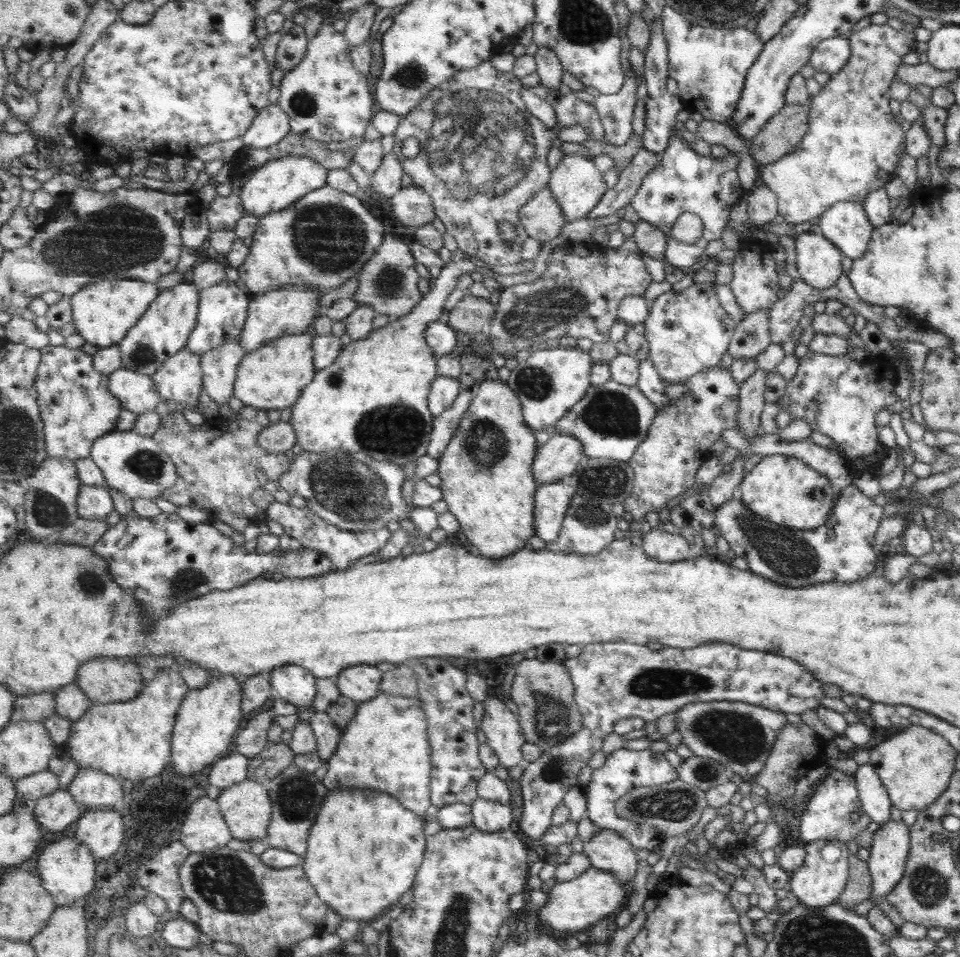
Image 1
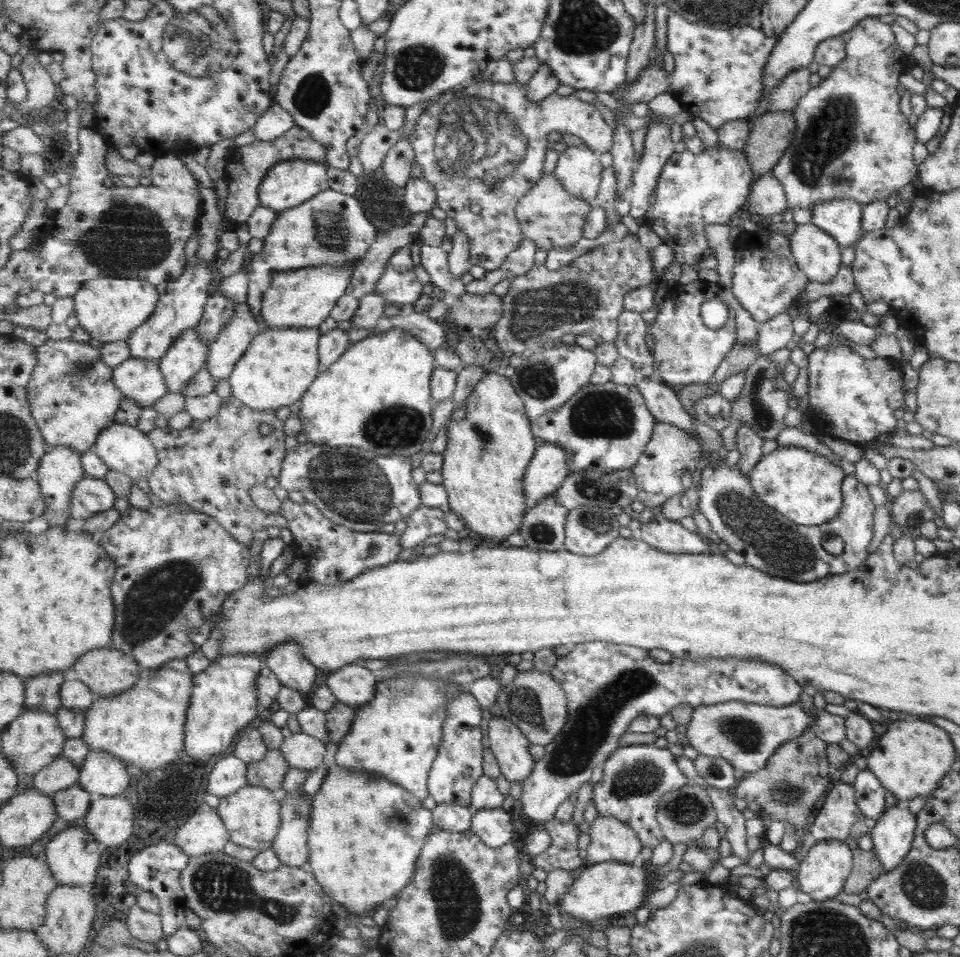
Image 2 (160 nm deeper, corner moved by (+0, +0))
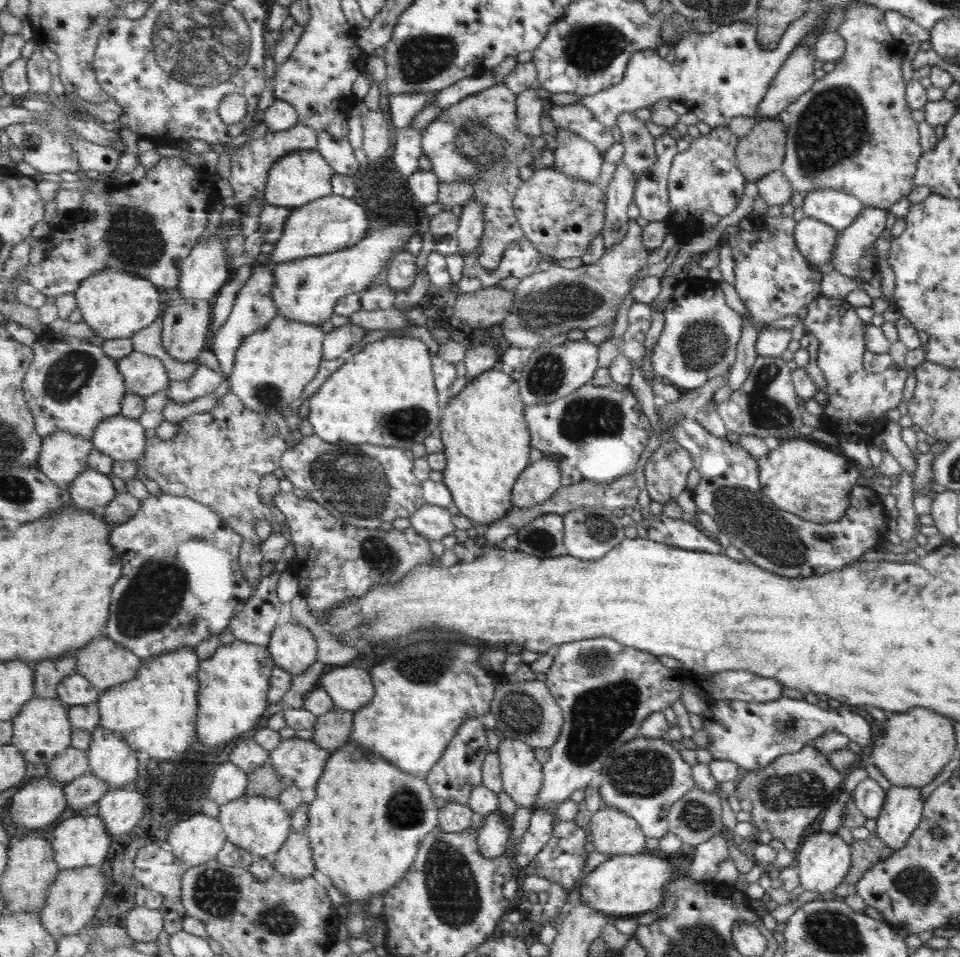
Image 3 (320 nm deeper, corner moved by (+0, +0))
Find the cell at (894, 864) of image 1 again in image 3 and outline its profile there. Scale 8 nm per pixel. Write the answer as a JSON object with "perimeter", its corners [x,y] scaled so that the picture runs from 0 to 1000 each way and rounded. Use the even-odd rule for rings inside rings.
{"perimeter":[[[928,821],[922,829],[922,835],[915,854],[911,856],[913,875],[922,881],[927,890],[934,890],[950,867],[955,865],[959,855],[961,837],[955,823],[934,823]]]}

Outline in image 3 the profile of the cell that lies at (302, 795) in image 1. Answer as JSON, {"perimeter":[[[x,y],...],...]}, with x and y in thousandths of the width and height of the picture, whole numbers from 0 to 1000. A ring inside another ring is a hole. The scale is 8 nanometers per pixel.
{"perimeter":[[[320,864],[313,868],[304,866],[296,886],[283,897],[288,910],[301,920],[316,920],[329,909],[320,871]]]}

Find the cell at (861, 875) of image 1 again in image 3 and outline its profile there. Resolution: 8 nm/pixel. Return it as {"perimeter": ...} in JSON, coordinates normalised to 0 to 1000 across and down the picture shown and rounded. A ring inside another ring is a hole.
{"perimeter":[[[906,869],[899,878],[888,877],[883,882],[885,887],[885,905],[882,913],[878,916],[878,922],[891,924],[897,917],[898,911],[909,903],[916,903],[928,892],[913,875],[910,869]]]}

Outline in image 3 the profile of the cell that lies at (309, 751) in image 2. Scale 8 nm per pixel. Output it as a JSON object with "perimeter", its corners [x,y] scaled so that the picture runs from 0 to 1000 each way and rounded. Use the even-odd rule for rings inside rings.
{"perimeter":[[[305,770],[294,773],[288,784],[282,785],[281,795],[297,821],[309,820],[311,824],[331,822],[338,811],[339,800],[346,788],[326,773]]]}

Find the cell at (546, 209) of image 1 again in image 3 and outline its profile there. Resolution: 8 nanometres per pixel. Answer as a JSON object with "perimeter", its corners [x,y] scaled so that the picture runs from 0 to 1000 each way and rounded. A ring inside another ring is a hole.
{"perimeter":[[[564,175],[553,188],[545,191],[535,208],[535,219],[552,252],[568,268],[593,271],[609,268],[616,255],[629,242],[632,219],[631,196],[581,179]]]}

